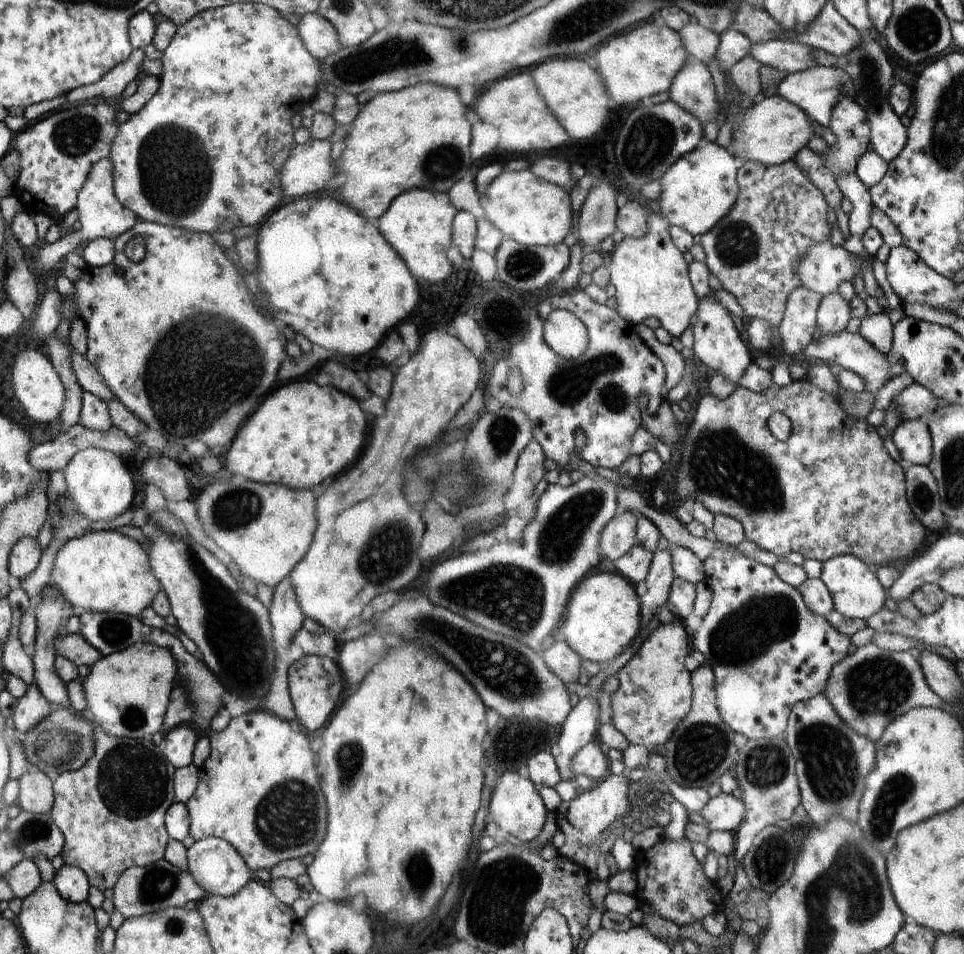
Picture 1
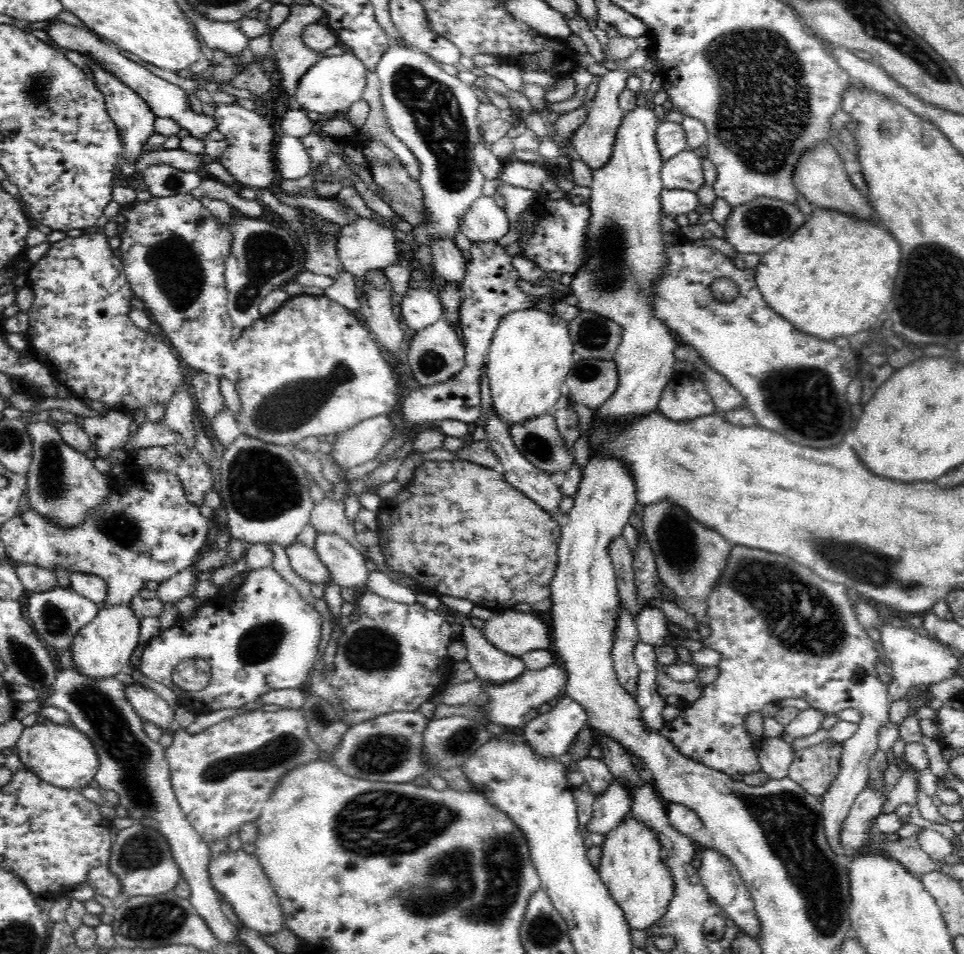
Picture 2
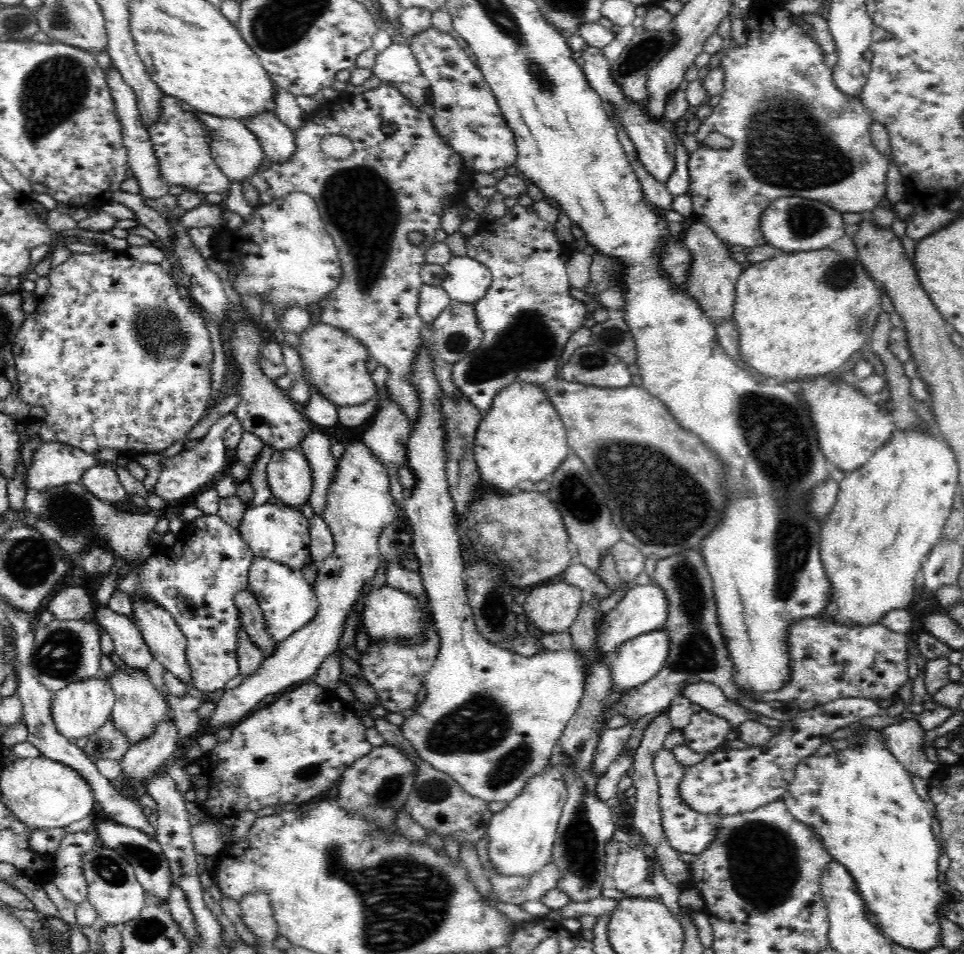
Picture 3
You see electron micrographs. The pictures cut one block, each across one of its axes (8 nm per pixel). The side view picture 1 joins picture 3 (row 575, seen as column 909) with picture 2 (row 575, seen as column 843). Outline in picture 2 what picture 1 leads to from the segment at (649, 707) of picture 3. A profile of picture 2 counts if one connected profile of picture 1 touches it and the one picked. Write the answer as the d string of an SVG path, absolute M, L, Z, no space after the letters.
M666 499L645 506L642 520L644 535L656 555L658 575L676 593L674 603L692 614L698 626L708 626L708 596L720 578L734 544L696 521L684 507Z

